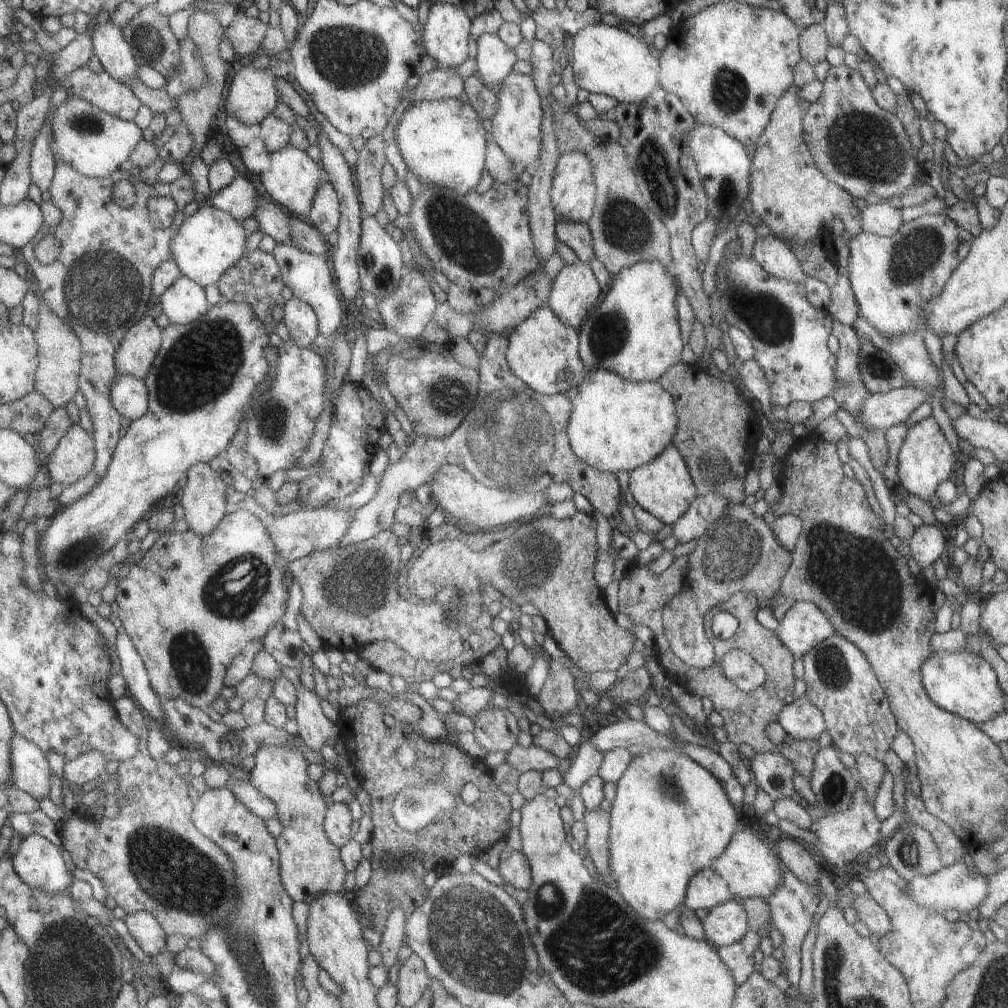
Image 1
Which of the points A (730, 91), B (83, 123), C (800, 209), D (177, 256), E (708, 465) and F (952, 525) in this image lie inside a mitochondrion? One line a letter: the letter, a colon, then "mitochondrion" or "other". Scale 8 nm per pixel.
A: mitochondrion
B: mitochondrion
C: other
D: other
E: mitochondrion
F: other

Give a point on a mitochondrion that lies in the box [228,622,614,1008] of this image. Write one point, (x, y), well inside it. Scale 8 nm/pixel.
(474, 935)

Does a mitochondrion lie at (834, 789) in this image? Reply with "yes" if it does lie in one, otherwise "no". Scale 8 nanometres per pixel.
yes

